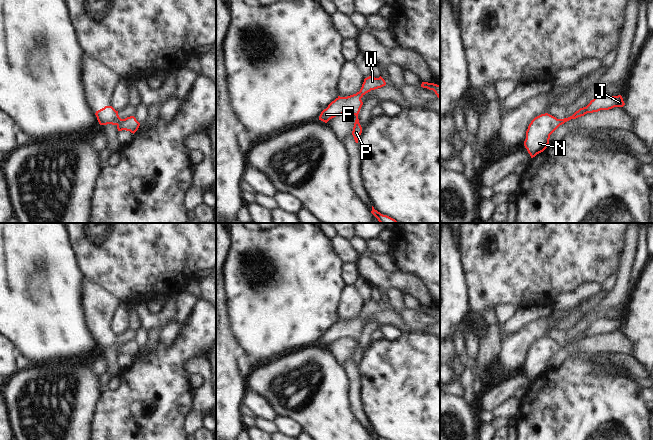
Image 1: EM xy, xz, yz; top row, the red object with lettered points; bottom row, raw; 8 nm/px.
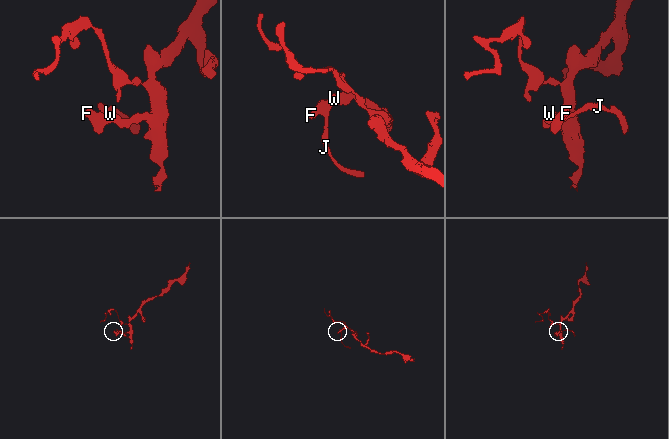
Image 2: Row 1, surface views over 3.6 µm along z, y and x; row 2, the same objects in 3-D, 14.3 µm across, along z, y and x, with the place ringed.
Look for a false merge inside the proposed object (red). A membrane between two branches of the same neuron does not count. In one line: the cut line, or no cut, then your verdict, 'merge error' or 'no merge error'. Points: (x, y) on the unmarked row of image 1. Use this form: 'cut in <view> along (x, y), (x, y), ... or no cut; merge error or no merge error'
no cut; no merge error

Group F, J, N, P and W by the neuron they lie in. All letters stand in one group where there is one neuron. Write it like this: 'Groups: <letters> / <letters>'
Groups: F J N P W.

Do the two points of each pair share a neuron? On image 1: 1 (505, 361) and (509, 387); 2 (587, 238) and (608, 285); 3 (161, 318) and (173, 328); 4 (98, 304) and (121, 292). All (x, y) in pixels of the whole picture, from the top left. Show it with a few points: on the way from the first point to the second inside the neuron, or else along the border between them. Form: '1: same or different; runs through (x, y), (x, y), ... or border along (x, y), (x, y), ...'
1: different; border along (523, 367), (510, 377), (490, 387)
2: different; border along (615, 271), (601, 284)
3: different; border along (175, 318), (160, 331)
4: different; border along (94, 282), (118, 300)

